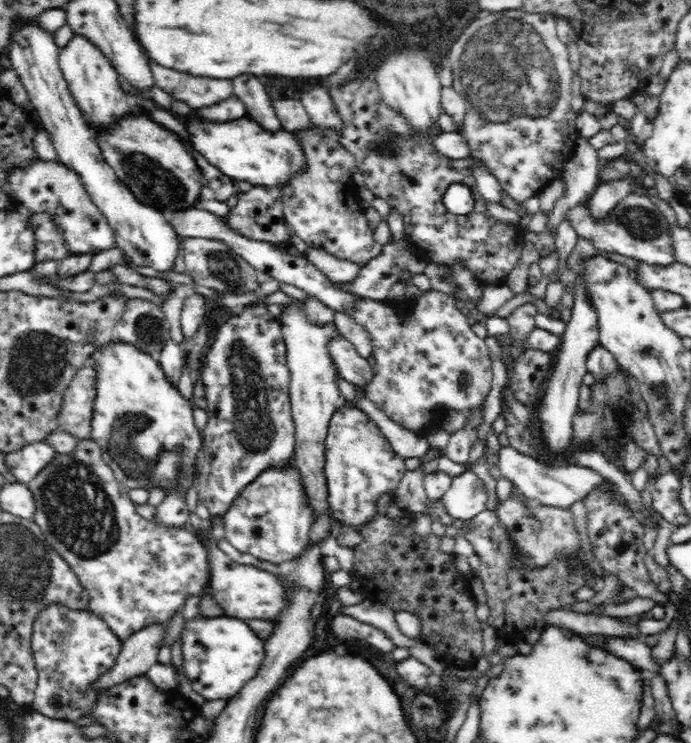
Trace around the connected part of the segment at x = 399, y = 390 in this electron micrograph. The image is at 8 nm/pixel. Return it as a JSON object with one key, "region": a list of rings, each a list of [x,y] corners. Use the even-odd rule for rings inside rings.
{"region":[[[430,289],[414,300],[411,306],[407,306],[405,302],[396,307],[388,307],[385,301],[358,297],[354,306],[345,310],[350,318],[354,318],[372,334],[371,356],[376,363],[373,365],[373,379],[364,386],[365,397],[374,402],[394,423],[424,438],[435,427],[440,428],[444,412],[454,409],[468,414],[471,409],[476,409],[485,402],[492,388],[493,370],[487,344],[472,331],[466,315],[460,313],[460,309],[456,307],[455,299],[439,290]],[[462,374],[470,376],[465,387],[460,383]]]}

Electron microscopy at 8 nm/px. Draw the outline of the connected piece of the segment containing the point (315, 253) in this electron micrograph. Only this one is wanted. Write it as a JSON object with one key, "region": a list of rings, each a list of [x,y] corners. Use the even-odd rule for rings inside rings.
{"region":[[[309,247],[306,258],[322,273],[338,284],[355,279],[361,271],[361,266],[348,260],[335,258],[325,250]]]}

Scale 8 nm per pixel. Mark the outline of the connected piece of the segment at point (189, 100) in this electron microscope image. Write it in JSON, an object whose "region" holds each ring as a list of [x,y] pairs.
{"region":[[[150,57],[148,58],[151,72],[156,80],[155,85],[162,88],[164,92],[168,92],[172,98],[186,102],[190,108],[212,106],[234,94],[230,80],[214,80],[214,78],[198,78],[190,74],[180,74],[176,70],[158,66]]]}

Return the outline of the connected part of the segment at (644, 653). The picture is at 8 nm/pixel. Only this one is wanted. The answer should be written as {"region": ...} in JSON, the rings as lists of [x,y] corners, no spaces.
{"region":[[[608,637],[606,645],[600,646],[604,650],[611,651],[622,659],[627,659],[635,667],[646,675],[658,674],[660,664],[651,657],[653,648],[648,647],[642,639],[630,637]]]}

